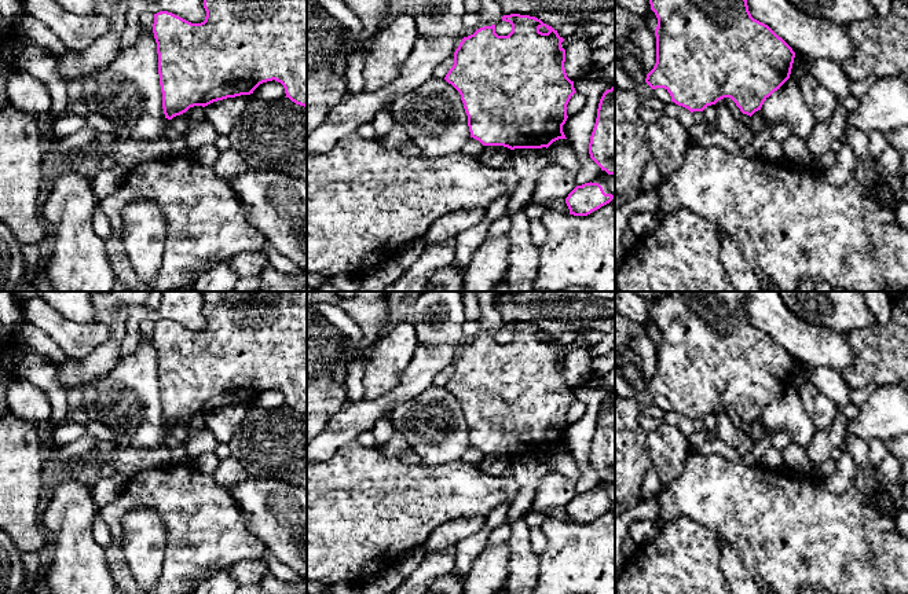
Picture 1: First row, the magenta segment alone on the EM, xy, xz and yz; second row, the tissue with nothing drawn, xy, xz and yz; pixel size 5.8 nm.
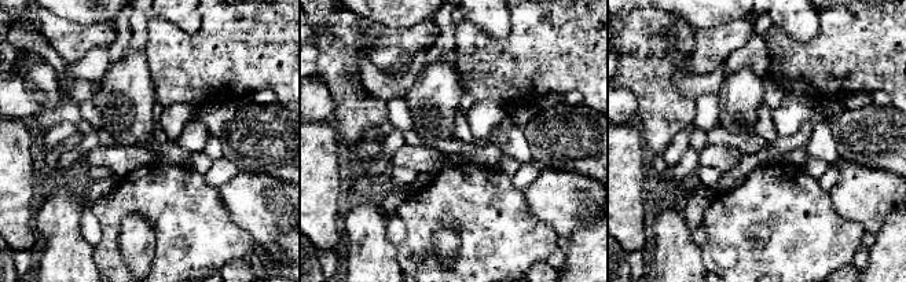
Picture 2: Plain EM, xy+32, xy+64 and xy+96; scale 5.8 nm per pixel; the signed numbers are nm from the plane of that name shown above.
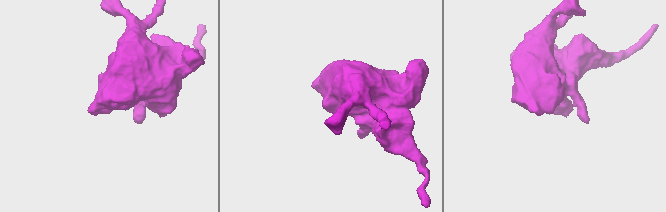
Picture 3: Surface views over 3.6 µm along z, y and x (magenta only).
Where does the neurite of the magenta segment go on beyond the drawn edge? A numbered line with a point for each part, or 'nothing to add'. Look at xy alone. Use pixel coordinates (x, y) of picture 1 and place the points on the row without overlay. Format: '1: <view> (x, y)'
nothing to add

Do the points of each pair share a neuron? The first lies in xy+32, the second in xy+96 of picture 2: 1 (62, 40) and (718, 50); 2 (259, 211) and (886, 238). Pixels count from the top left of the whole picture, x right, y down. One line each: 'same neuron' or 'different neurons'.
1: same neuron
2: different neurons

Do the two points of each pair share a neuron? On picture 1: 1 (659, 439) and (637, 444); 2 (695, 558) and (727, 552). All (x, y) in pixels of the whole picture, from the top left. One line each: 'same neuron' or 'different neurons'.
1: different neurons
2: different neurons

